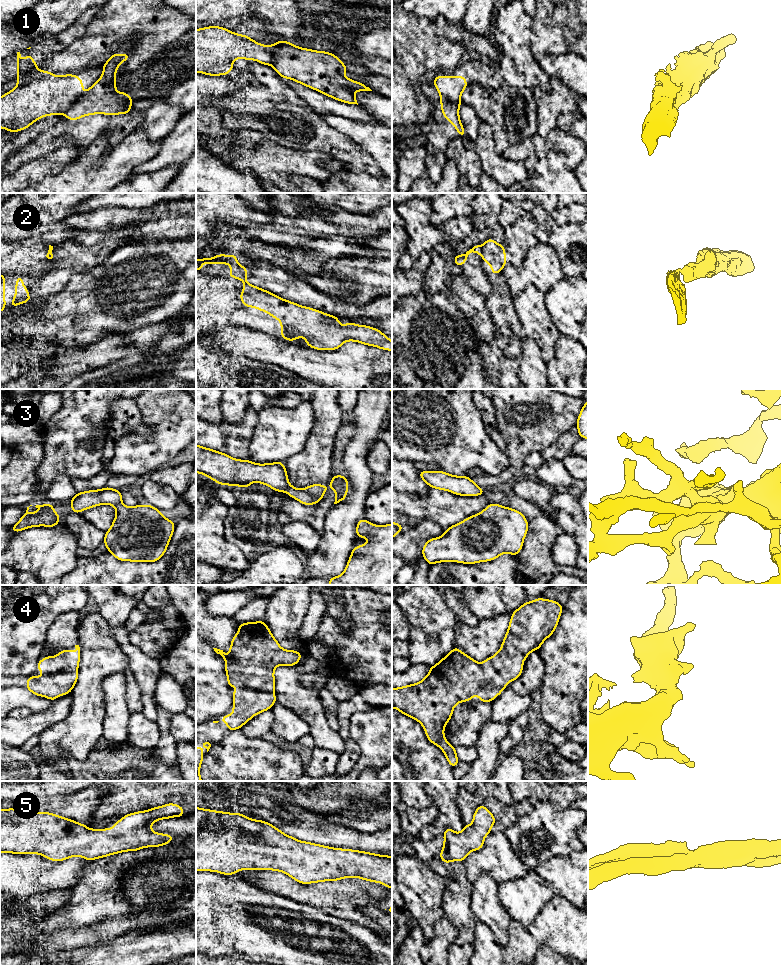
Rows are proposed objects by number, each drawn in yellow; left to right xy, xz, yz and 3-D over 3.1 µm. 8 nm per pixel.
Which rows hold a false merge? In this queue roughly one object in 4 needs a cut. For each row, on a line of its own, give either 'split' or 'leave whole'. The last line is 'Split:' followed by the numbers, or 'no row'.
1: split
2: split
3: leave whole
4: leave whole
5: leave whole
Split: 1, 2

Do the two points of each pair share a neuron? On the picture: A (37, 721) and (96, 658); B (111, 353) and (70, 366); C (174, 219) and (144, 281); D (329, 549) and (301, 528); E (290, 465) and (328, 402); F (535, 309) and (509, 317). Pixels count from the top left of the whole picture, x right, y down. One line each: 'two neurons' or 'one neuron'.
A: two neurons
B: one neuron
C: two neurons
D: two neurons
E: one neuron
F: two neurons

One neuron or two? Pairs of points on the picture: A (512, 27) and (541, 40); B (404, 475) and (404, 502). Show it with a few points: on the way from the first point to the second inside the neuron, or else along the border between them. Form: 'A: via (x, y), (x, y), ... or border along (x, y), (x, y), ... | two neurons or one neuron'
A: border along (532, 17), (531, 53), (536, 59) | two neurons
B: border along (402, 491), (420, 495), (424, 495), (427, 492) | two neurons

